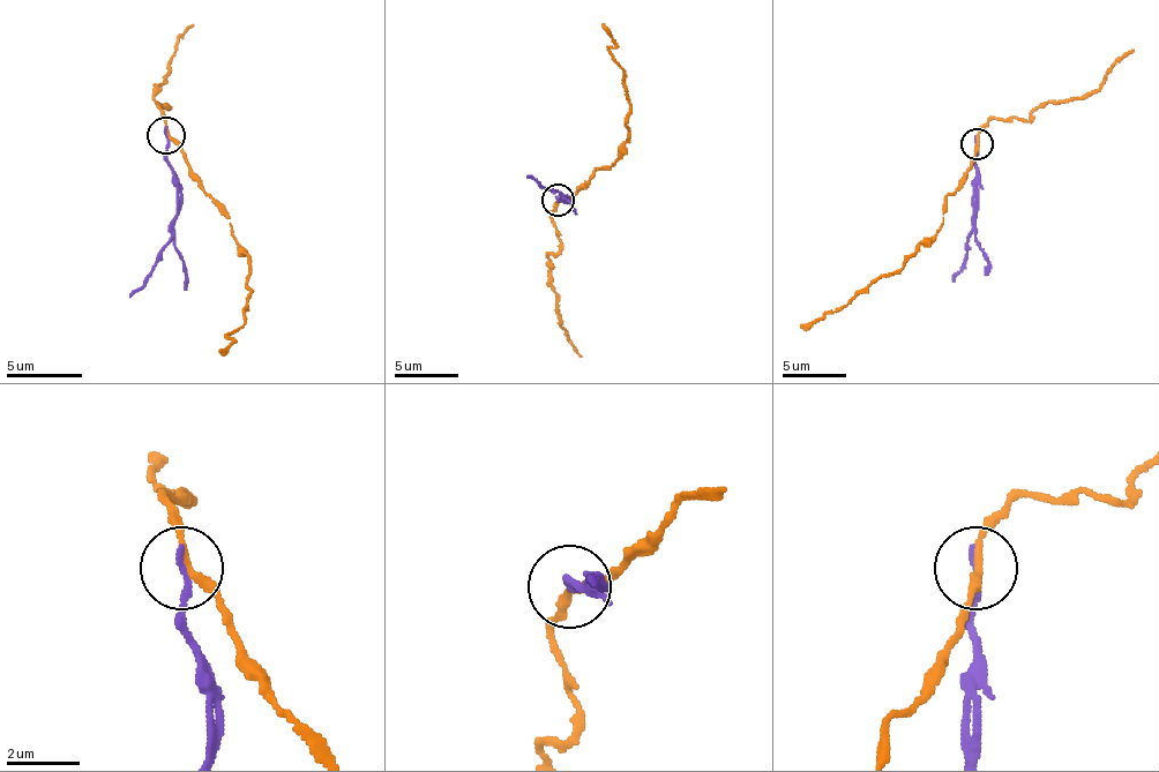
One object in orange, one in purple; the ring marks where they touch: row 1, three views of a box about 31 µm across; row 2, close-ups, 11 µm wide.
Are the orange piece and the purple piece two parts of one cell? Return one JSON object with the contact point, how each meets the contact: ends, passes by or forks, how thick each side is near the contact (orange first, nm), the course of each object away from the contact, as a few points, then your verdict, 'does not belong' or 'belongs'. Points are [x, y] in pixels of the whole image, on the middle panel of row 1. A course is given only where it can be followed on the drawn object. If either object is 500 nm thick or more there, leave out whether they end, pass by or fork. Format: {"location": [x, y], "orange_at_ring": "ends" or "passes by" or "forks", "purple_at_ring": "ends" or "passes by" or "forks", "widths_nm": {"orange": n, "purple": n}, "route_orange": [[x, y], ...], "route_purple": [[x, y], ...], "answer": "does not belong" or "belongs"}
{"location": [558, 200], "orange_at_ring": "passes by", "purple_at_ring": "ends", "widths_nm": {"orange": 200, "purple": 200}, "route_orange": [[556, 199], [569, 199], [602, 166], [611, 166], [627, 141], [630, 103], [623, 70], [602, 23]], "route_purple": [[556, 199], [566, 195], [528, 177]], "answer": "does not belong"}

